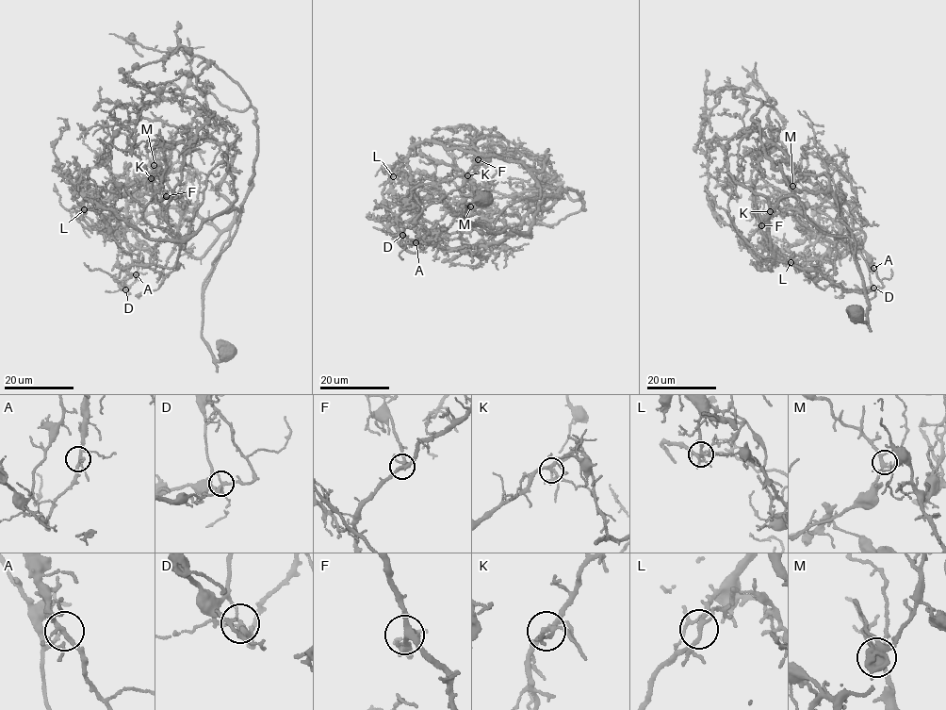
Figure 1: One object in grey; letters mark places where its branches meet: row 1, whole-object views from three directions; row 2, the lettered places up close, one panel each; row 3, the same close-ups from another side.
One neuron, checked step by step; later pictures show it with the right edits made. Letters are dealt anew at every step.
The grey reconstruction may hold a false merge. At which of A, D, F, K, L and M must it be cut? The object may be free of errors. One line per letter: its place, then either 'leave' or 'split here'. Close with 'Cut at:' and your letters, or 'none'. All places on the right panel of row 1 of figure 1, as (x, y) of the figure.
A: place (873, 268); leave
D: place (873, 288); split here
F: place (761, 225); leave
K: place (770, 211); leave
L: place (791, 262); leave
M: place (792, 186); leave
Cut at: D

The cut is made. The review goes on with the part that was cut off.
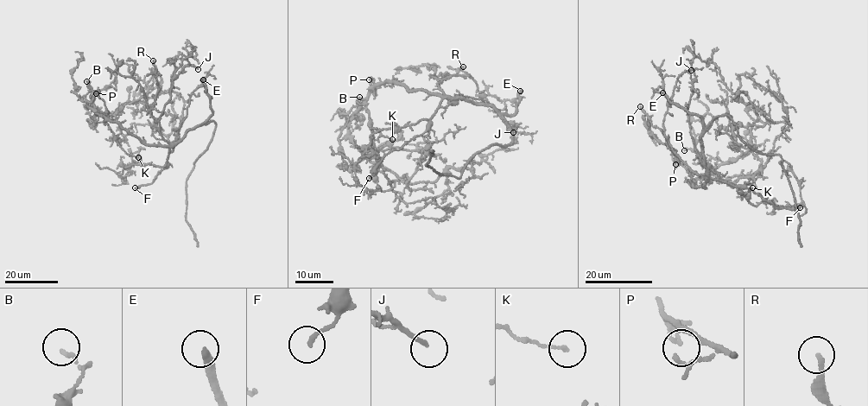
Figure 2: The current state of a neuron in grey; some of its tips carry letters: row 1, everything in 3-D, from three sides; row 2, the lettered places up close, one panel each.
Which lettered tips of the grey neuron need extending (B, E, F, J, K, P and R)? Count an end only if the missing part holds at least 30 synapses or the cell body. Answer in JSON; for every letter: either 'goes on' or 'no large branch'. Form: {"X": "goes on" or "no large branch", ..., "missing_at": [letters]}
{"B": "no large branch", "E": "goes on", "F": "no large branch", "J": "goes on", "K": "no large branch", "P": "no large branch", "R": "no large branch", "missing_at": ["E", "J"]}

